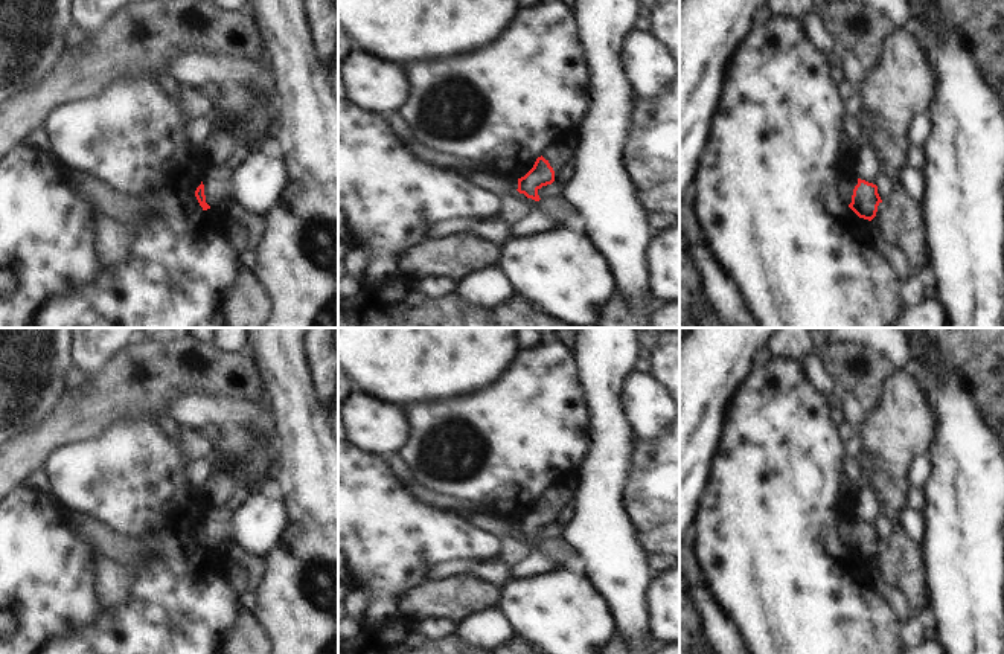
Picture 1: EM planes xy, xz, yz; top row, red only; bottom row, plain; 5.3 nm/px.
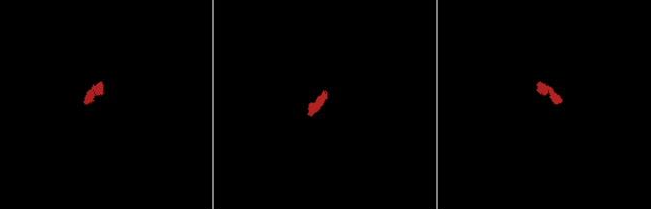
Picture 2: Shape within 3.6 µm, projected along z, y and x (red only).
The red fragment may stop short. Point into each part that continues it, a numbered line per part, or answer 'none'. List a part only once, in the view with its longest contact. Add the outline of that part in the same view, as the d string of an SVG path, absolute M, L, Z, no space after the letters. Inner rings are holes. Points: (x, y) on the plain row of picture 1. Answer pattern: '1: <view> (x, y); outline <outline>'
1: yz (847, 526); outline M856 515L846 517L846 520L839 524L839 537L846 547L852 544L853 531L856 526L858 526Z

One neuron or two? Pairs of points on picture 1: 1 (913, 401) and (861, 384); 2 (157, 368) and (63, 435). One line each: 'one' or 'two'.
1: two
2: one

